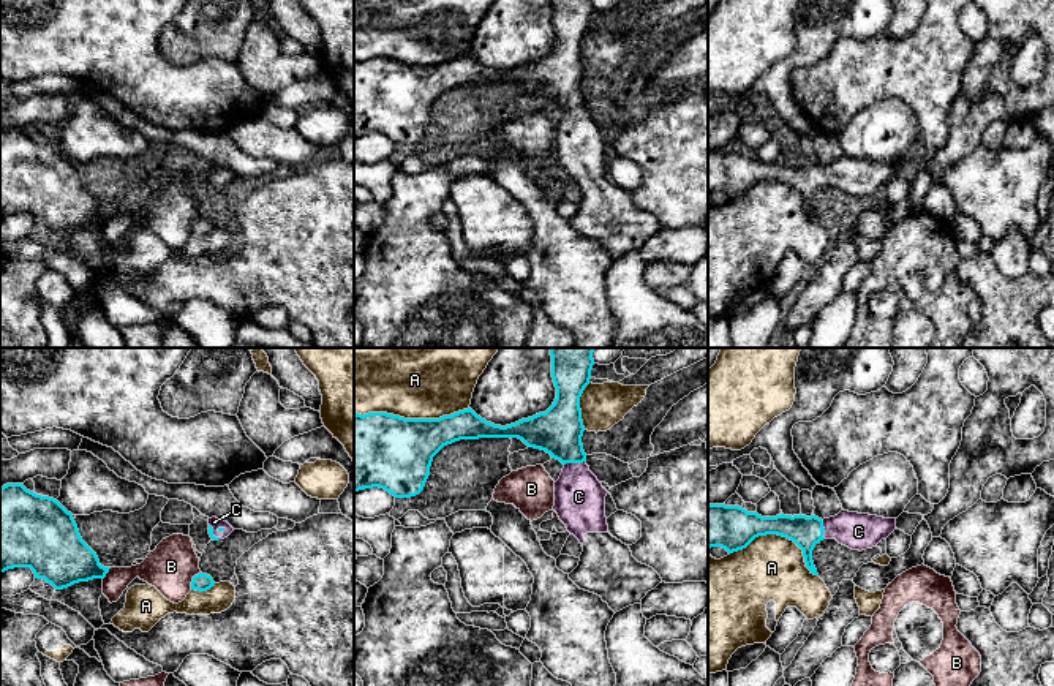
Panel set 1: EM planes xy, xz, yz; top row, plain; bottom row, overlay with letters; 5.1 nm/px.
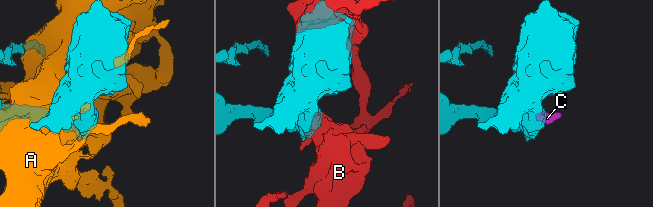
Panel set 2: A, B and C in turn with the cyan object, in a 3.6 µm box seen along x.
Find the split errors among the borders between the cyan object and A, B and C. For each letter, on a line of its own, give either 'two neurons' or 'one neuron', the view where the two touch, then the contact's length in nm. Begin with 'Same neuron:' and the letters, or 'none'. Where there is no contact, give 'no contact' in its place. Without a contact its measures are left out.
Same neuron: C
A: two neurons; meets cyan in xz; contact 600 nm long
B: two neurons; meets cyan in xy; contact 110 nm long
C: one neuron; meets cyan in xz; contact 110 nm long

